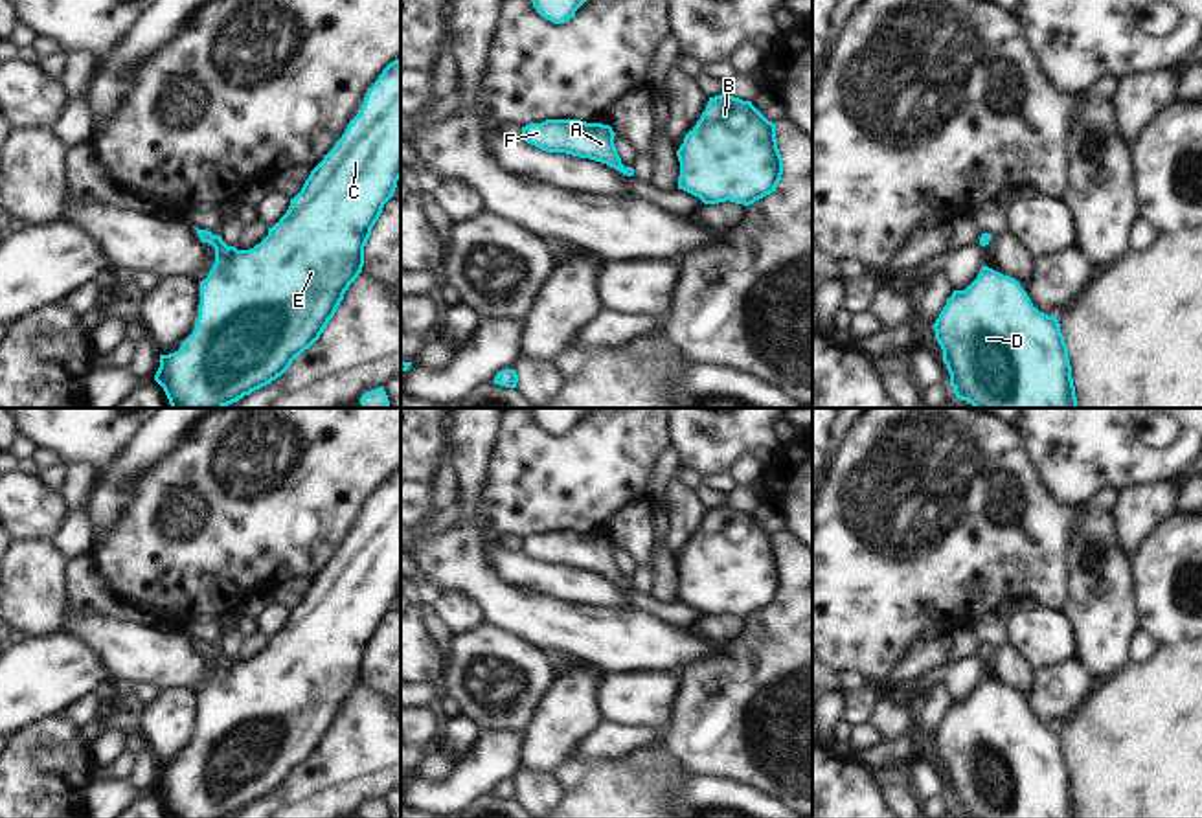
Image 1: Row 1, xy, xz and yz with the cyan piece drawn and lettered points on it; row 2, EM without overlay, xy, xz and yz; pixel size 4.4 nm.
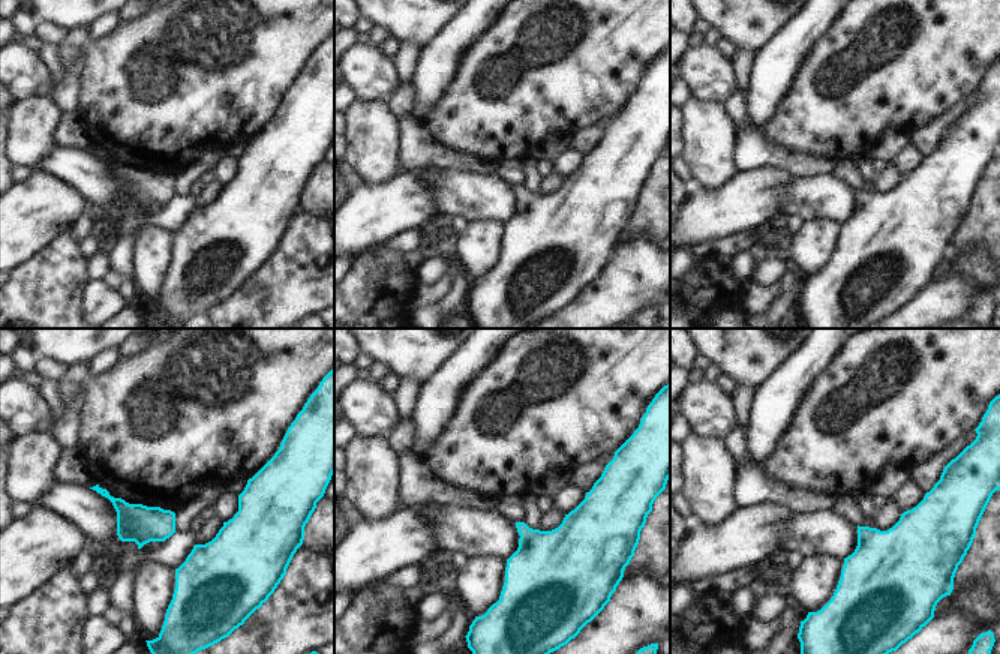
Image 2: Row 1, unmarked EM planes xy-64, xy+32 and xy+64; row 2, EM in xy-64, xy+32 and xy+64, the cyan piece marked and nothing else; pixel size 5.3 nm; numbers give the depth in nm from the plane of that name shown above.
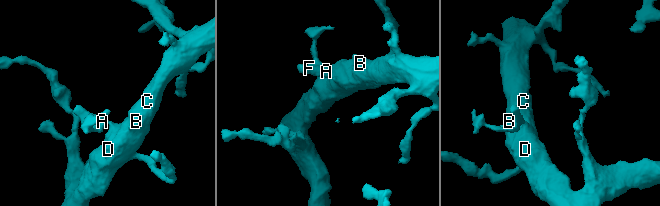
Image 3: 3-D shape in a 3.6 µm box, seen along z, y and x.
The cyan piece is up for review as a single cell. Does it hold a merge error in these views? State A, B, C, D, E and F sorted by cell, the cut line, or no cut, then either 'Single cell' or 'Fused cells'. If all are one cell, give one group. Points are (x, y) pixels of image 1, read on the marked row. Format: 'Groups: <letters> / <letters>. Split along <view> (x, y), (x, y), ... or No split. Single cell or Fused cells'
Groups: A B C D E F. No split. Single cell

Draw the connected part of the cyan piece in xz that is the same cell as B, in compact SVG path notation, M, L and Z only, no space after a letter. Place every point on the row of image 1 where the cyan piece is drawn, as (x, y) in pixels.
M730 94L709 97L697 125L676 151L680 162L678 189L698 197L704 204L735 202L750 206L776 191L783 175L776 123L768 121L752 101Z

